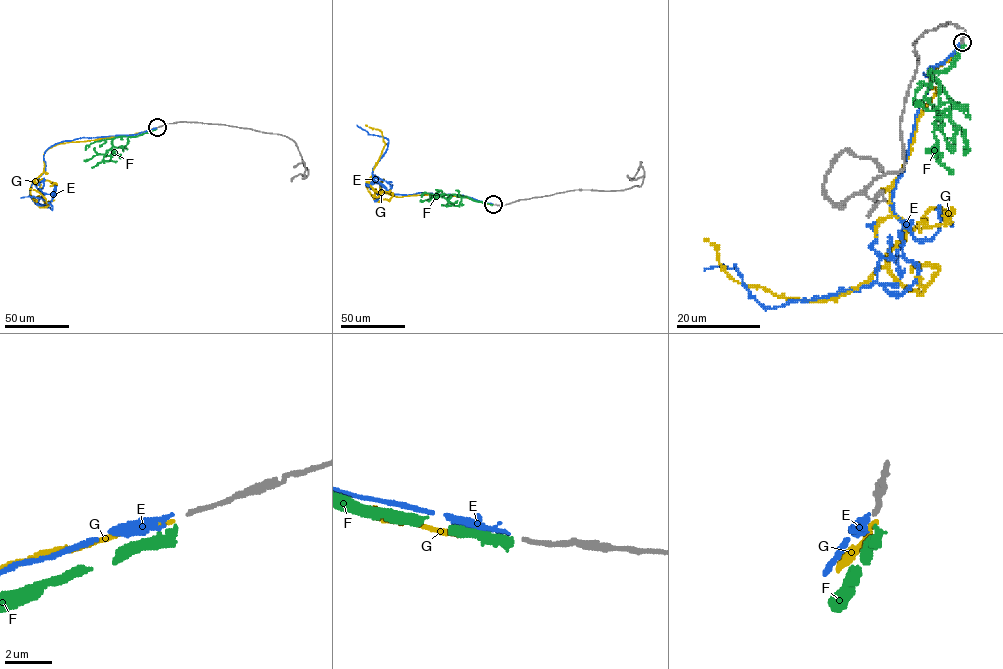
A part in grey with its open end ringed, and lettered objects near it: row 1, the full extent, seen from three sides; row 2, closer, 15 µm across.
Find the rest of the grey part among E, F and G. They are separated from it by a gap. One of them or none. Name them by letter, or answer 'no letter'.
E

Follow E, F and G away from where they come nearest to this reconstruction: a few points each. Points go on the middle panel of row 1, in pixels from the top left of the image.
E: (492, 204), (462, 195), (401, 195), (384, 191), (378, 183), (367, 186), (389, 140), (356, 125)
F: (492, 204), (456, 194), (451, 194), (448, 201), (441, 196), (420, 201)
G: (492, 204), (446, 195), (398, 197), (380, 190), (379, 183), (367, 186), (385, 143), (382, 133), (365, 125)

